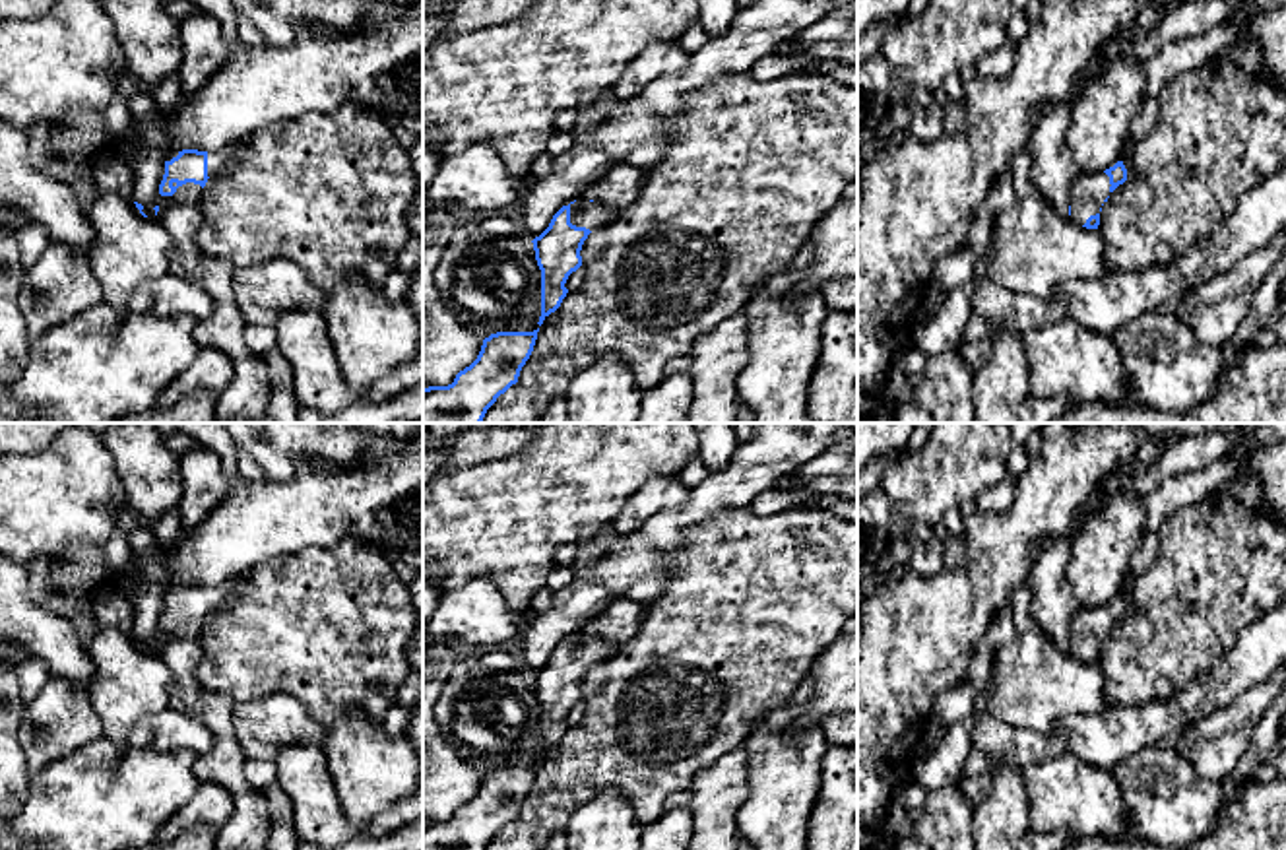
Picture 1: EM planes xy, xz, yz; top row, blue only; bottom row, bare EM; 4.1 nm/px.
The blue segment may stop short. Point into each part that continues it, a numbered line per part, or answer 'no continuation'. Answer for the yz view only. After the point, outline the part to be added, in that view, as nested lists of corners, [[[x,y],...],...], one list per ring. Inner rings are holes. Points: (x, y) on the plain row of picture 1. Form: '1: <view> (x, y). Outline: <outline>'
1: yz (1091, 625). Outline: [[[1082,607],[1073,621],[1069,654],[1077,660],[1084,660],[1090,650],[1100,648],[1104,635],[1111,629],[1109,621],[1109,611],[1106,607]]]

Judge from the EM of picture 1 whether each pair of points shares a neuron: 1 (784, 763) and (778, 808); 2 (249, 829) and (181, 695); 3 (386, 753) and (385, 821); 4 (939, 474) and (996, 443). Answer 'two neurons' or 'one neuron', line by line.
1: one neuron
2: one neuron
3: two neurons
4: one neuron

